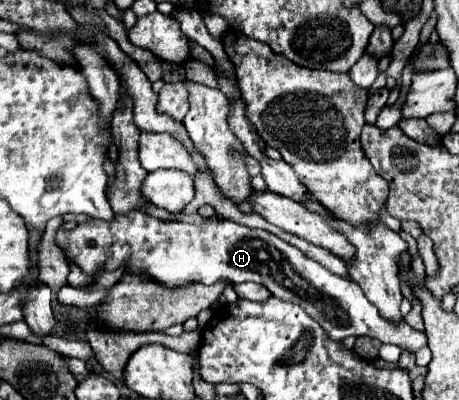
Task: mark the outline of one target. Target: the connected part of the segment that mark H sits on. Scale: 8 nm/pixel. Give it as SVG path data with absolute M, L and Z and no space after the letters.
M132 210L128 214L116 214L112 222L90 218L70 232L60 228L54 240L56 246L60 246L70 258L70 262L82 268L86 274L94 274L96 270L116 270L120 264L124 264L132 274L142 272L168 288L214 282L258 282L266 286L272 296L302 306L326 330L330 340L370 336L410 352L426 346L426 336L410 328L406 322L396 324L384 320L356 282L332 274L322 264L308 258L298 248L276 238L274 234L266 230L252 230L232 220L204 222L202 226L196 226L184 222L162 222Z

